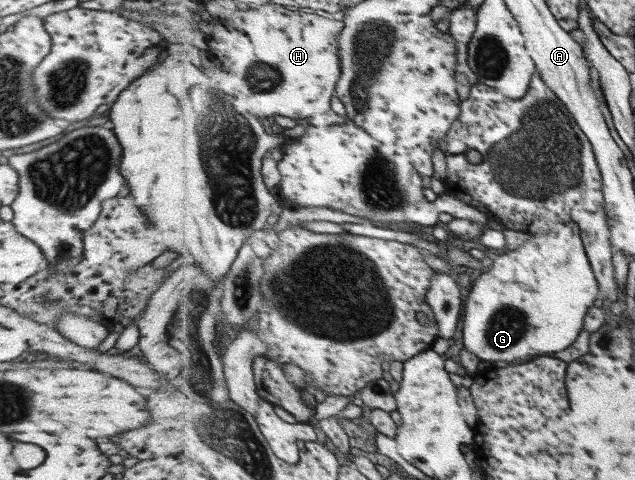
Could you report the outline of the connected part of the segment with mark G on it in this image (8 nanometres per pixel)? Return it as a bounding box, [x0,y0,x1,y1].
[462,222,601,365]

